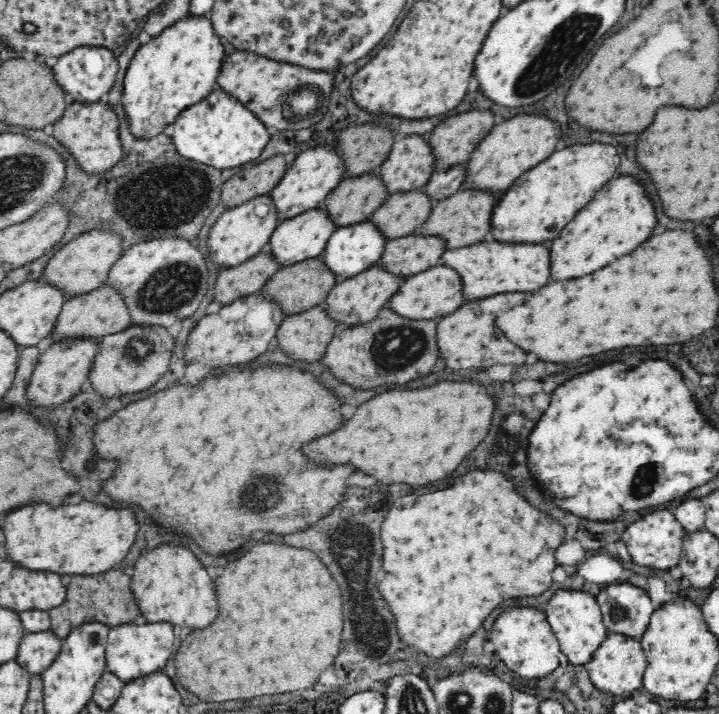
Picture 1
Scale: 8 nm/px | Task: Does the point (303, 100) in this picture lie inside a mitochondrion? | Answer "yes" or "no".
yes

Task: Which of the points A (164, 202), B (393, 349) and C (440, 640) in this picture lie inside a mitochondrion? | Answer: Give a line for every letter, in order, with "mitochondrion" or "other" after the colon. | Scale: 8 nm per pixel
A: mitochondrion
B: mitochondrion
C: other

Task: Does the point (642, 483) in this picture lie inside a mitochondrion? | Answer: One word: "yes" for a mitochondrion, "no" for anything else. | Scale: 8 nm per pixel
yes

